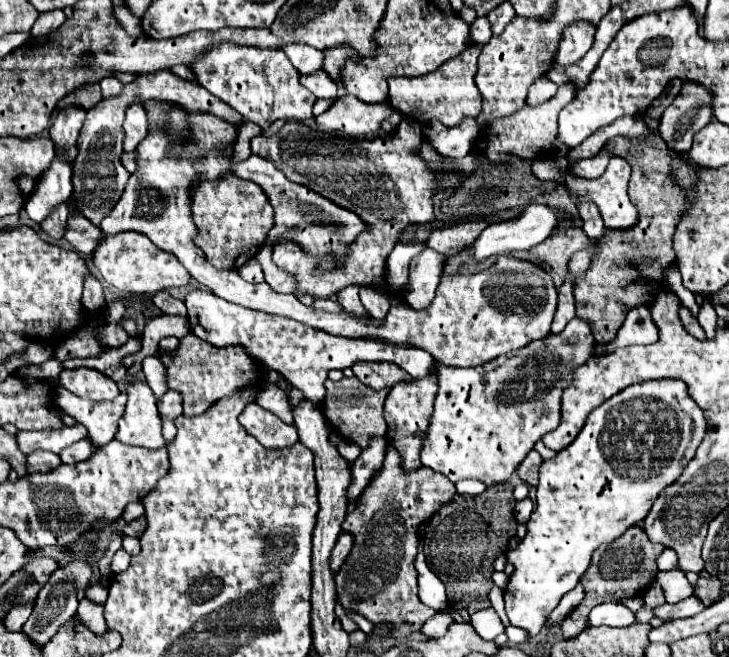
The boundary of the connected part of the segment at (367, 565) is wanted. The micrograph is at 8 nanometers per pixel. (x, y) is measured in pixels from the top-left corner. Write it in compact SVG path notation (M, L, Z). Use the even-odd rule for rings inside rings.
M388 446L382 468L372 476L370 484L360 494L356 508L342 524L342 530L354 536L354 548L344 566L336 572L336 592L340 604L360 612L370 622L392 622L392 636L396 640L404 640L412 632L418 632L424 622L436 614L436 610L424 606L418 598L414 568L420 544L418 530L454 496L456 488L448 478L428 470L426 466L406 472L404 466L400 466L400 454ZM394 516L398 528L388 526Z

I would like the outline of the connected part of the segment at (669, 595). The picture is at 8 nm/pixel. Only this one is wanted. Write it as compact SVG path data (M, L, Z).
M668 570L668 572L658 572L656 574L656 582L662 586L666 602L674 604L680 602L682 598L688 598L692 594L692 586L686 580L682 570Z

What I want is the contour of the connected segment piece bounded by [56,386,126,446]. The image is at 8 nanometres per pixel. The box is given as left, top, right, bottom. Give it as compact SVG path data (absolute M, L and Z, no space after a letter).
M60 386L56 390L56 404L66 414L76 418L76 422L88 428L88 436L94 446L104 446L116 436L116 422L124 414L126 394L120 394L108 402L92 402L78 398L70 390Z

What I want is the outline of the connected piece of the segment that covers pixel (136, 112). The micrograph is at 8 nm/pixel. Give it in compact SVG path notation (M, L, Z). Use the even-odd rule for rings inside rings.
M132 104L126 110L126 120L124 120L124 152L134 152L136 144L144 138L148 128L146 122L146 112L142 104Z

